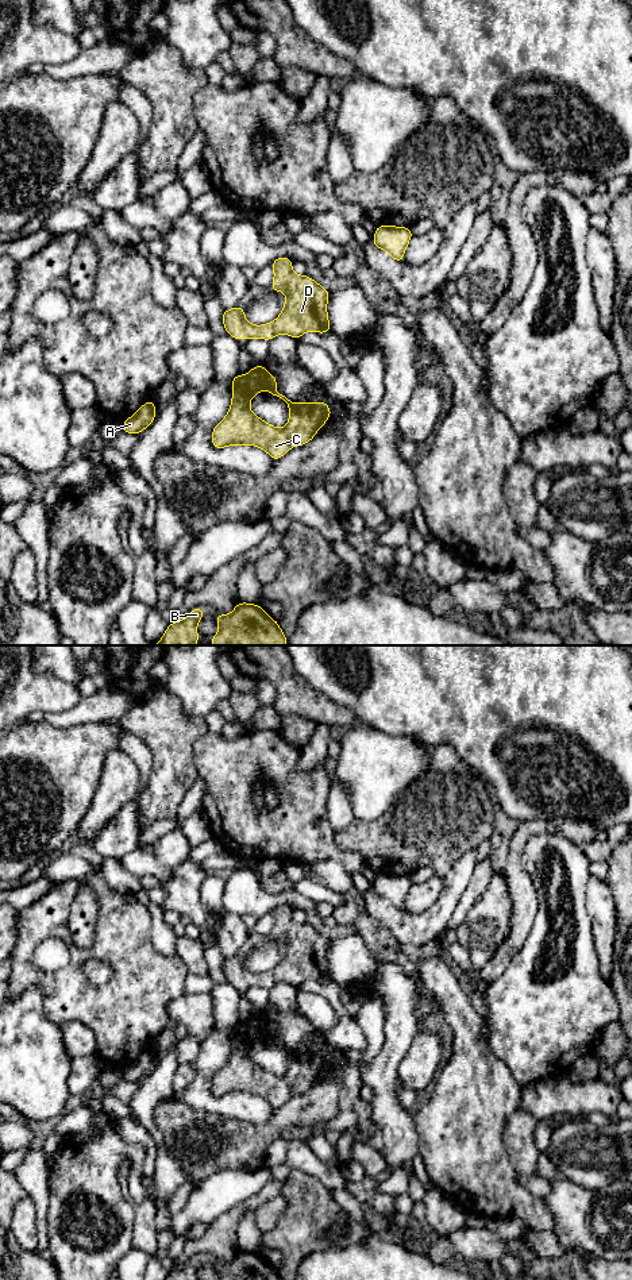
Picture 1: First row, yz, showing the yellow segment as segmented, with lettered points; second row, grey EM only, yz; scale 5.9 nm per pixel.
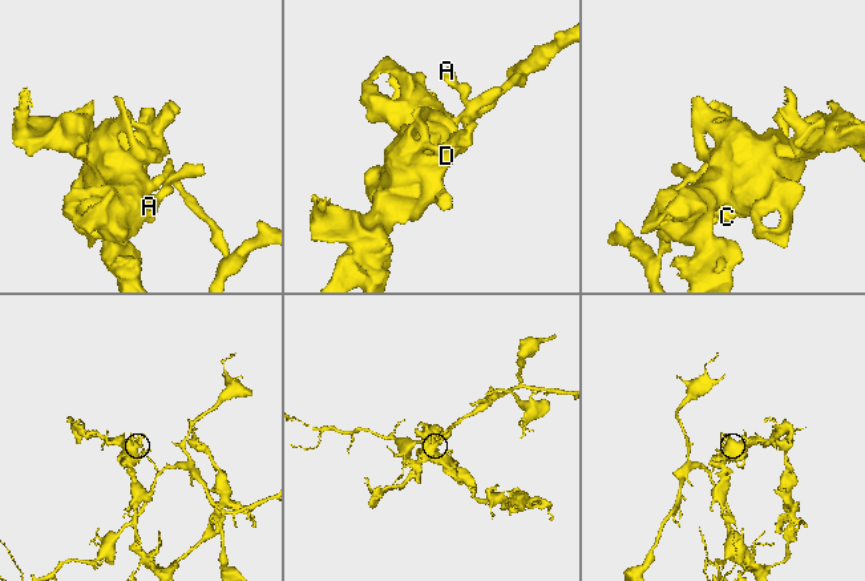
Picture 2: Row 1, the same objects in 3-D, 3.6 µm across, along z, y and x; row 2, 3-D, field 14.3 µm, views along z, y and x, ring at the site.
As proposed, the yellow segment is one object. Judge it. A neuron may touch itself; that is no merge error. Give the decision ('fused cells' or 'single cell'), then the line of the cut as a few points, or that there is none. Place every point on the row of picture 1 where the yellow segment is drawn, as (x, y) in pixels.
fused cells; cut yz (243, 377), (232, 382)

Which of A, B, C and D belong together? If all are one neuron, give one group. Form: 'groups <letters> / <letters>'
groups A / B C D

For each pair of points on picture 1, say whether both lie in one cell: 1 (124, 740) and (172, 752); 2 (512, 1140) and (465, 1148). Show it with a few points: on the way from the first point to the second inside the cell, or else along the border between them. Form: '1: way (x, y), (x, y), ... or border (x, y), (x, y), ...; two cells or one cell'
1: border (120, 725), (133, 732), (149, 750), (149, 777); two cells
2: border (513, 1111), (504, 1129), (504, 1148), (516, 1171); two cells

